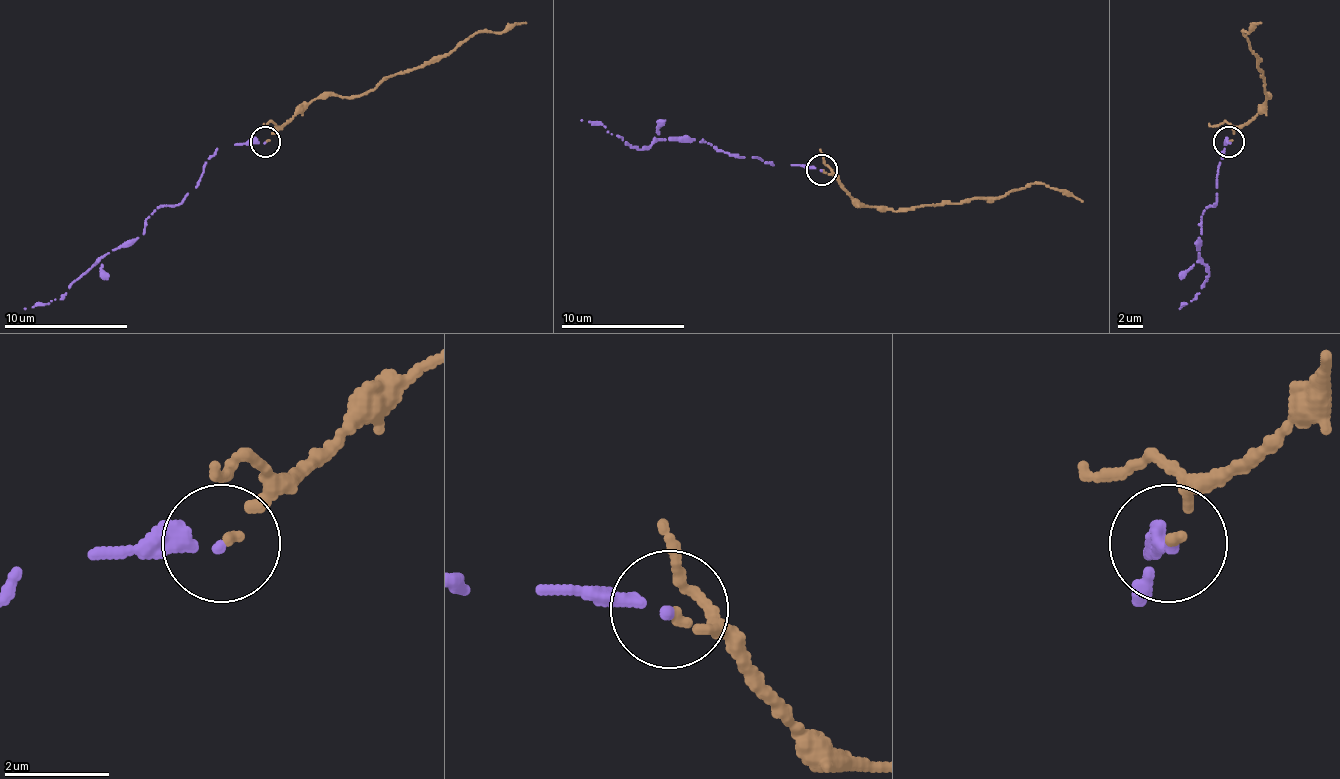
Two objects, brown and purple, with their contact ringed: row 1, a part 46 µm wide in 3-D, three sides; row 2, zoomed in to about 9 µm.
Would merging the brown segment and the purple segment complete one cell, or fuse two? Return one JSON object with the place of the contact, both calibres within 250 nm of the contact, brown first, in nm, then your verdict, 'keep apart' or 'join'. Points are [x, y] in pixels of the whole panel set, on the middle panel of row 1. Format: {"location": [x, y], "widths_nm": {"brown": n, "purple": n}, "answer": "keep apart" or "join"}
{"location": [821, 169], "widths_nm": {"brown": 140, "purple": 240}, "answer": "join"}

